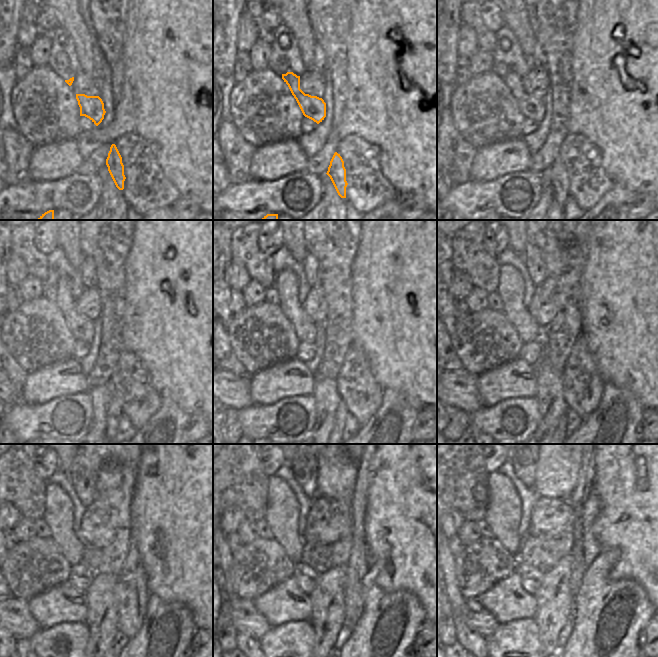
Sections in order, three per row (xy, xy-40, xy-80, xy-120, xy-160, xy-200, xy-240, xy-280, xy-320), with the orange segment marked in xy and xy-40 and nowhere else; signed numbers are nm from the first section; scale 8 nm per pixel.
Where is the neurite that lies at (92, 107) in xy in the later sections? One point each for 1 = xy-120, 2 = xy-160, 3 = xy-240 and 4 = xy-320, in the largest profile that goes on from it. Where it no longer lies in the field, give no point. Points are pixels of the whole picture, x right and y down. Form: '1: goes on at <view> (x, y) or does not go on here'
1: goes on at xy-120 (82, 329)
2: goes on at xy-160 (286, 282)
3: goes on at xy-240 (59, 510)
4: goes on at xy-320 (504, 511)

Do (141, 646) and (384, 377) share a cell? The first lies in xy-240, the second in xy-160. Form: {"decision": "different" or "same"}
{"decision": "different"}

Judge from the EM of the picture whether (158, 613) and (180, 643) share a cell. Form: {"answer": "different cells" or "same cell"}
{"answer": "same cell"}

